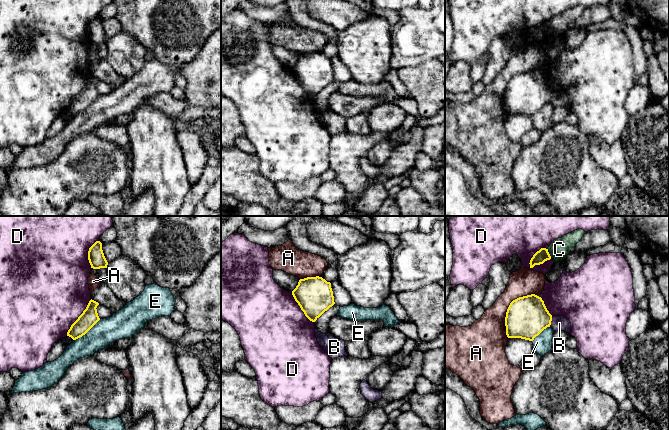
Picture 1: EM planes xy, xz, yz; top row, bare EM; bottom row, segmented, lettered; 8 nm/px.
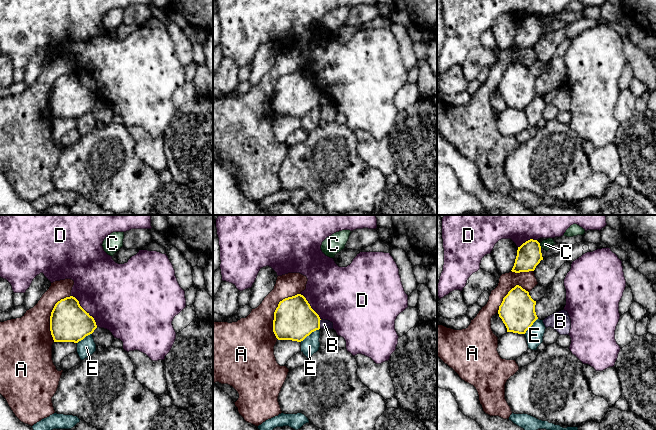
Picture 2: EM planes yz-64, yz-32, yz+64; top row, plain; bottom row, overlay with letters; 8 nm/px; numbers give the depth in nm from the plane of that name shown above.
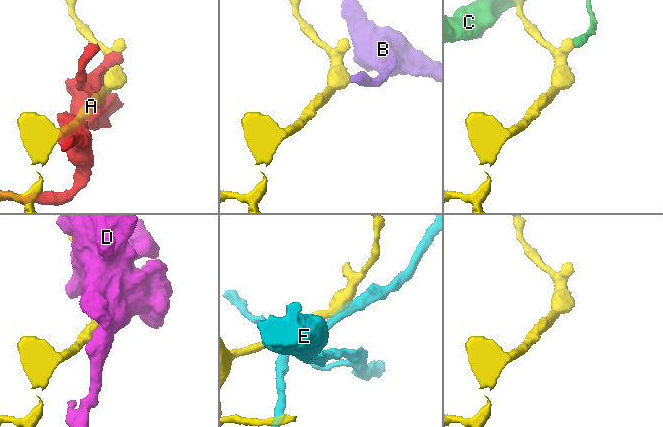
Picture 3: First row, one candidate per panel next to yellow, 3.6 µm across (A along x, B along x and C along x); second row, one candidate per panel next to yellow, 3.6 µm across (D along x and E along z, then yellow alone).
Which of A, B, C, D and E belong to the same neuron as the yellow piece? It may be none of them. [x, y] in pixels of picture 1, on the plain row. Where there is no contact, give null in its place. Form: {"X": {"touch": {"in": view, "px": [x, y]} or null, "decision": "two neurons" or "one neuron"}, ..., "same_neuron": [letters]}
{"A": {"touch": {"in": "yz", "px": [515, 75]}, "decision": "two neurons"}, "B": {"touch": {"in": "yz", "px": [551, 96]}, "decision": "two neurons"}, "C": {"touch": {"in": "yz", "px": [548, 29]}, "decision": "two neurons"}, "D": {"touch": {"in": "yz", "px": [534, 30]}, "decision": "two neurons"}, "E": {"touch": {"in": "xy", "px": [87, 107]}, "decision": "two neurons"}, "same_neuron": []}

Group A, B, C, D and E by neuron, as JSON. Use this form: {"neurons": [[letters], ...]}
{"neurons": [["A"], ["B"], ["C"], ["D"], ["E"]]}

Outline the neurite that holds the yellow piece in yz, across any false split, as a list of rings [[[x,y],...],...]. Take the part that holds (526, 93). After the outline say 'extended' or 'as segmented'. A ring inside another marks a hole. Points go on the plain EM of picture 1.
[[[531,70],[513,76],[506,88],[505,102],[508,114],[521,114],[533,117],[544,105],[550,103],[552,91],[547,86],[541,73]]]; as segmented

